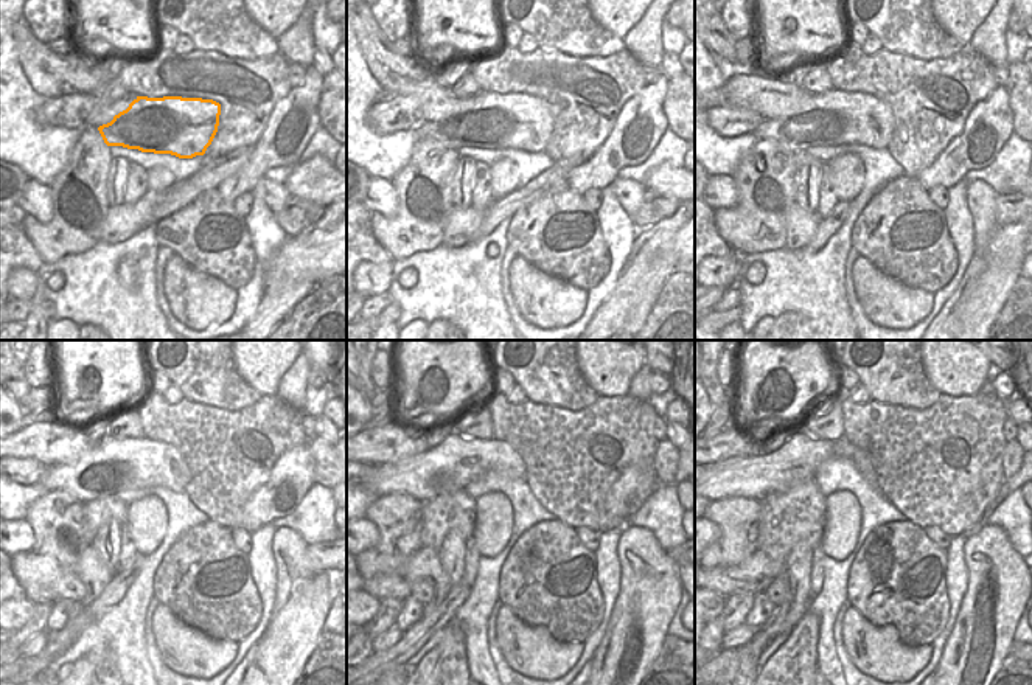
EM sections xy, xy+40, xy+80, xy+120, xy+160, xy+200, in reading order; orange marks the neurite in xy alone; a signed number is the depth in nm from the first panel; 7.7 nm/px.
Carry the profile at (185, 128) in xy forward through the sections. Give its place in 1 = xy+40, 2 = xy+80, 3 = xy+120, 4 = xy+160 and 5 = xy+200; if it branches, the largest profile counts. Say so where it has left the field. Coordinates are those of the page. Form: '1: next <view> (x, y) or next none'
1: next xy+40 (488, 120)
2: next xy+80 (833, 118)
3: next xy+120 (111, 466)
4: next xy+160 (451, 463)
5: next xy+200 (787, 460)

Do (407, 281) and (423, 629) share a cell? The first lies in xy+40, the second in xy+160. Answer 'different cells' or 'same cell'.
different cells

